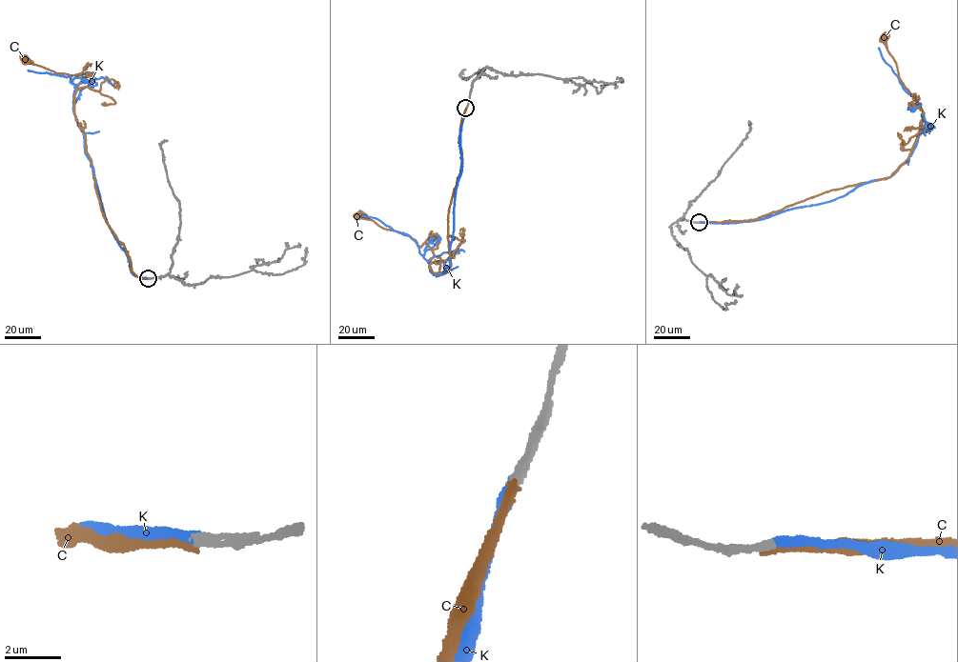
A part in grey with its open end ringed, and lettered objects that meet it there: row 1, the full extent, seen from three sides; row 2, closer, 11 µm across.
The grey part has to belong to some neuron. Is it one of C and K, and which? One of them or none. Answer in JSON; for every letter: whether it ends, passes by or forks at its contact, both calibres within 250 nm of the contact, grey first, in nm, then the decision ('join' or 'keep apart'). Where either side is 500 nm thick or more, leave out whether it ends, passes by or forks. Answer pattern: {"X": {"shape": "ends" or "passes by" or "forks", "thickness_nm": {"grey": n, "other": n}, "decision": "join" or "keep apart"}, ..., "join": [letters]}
{"C": {"shape": "ends", "thickness_nm": {"grey": 320, "other": 340}, "decision": "keep apart"}, "K": {"shape": "ends", "thickness_nm": {"grey": 360, "other": 300}, "decision": "join"}, "join": ["K"]}

